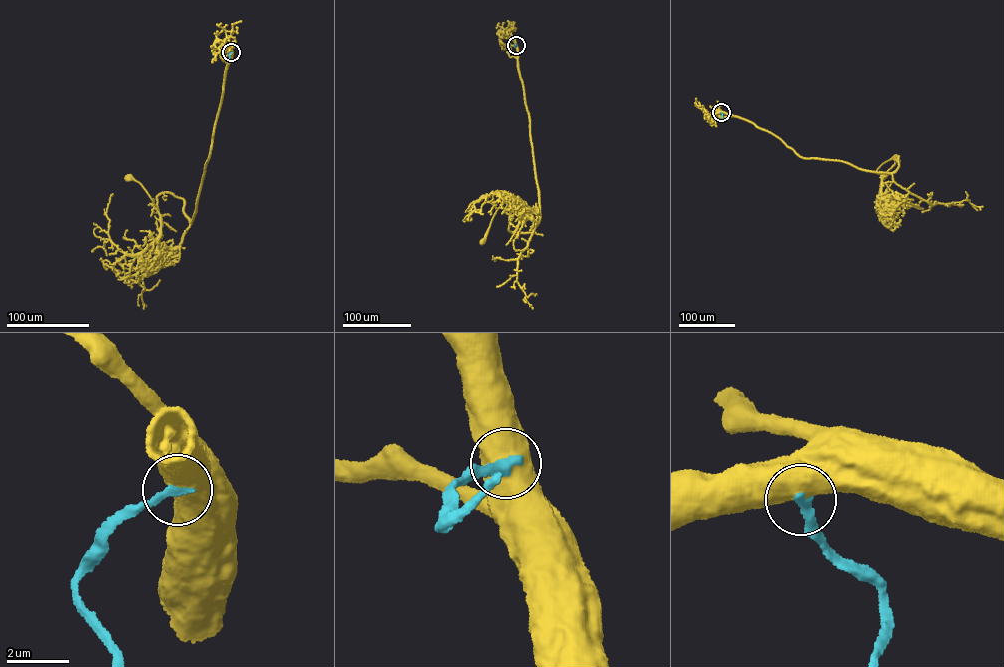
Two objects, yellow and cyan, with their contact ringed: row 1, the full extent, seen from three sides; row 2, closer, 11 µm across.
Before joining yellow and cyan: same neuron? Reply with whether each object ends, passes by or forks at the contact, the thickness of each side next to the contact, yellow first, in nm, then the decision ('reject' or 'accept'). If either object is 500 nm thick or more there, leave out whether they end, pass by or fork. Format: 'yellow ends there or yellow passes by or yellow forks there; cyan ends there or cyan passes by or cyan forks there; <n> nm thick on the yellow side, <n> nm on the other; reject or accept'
950 nm thick on the yellow side, 320 nm on the other; reject

